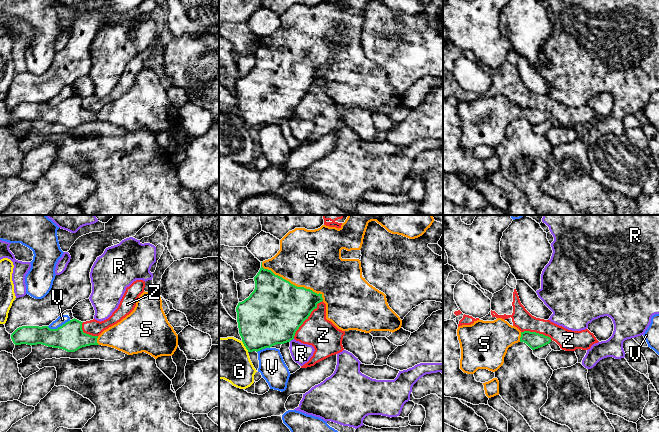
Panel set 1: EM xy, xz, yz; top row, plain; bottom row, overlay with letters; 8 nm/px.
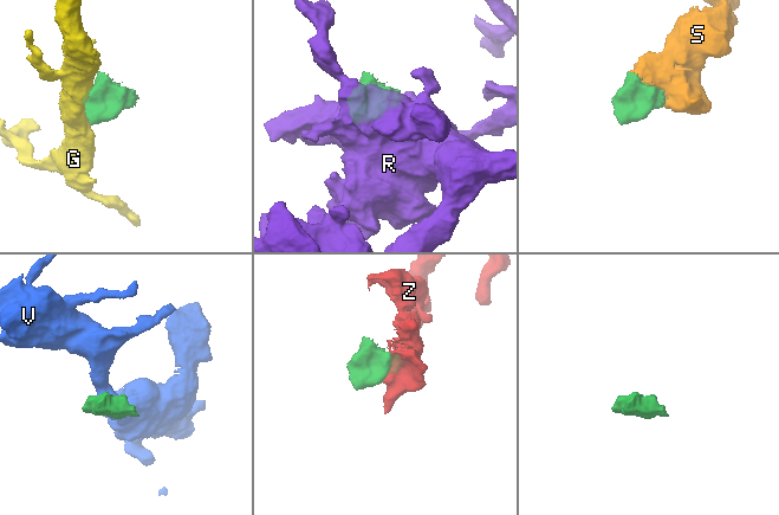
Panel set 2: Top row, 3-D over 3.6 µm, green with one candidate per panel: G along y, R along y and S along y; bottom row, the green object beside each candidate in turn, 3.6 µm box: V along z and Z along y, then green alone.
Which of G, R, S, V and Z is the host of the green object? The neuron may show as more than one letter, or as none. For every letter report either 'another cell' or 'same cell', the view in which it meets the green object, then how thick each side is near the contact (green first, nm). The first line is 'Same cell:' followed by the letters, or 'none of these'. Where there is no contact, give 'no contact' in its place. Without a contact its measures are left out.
Same cell: S
G: another cell; meets green in xz; 420 nm thick on the green side, 340 nm on the other
R: another cell; meets green in xz; 480 nm thick on the green side, 160 nm on the other
S: same cell; meets green in xz; 480 nm thick on the green side, 460 nm on the other
V: another cell; meets green in xy; 220 nm thick on the green side, 70 nm on the other
Z: another cell; meets green in xz; 460 nm thick on the green side, 240 nm on the other

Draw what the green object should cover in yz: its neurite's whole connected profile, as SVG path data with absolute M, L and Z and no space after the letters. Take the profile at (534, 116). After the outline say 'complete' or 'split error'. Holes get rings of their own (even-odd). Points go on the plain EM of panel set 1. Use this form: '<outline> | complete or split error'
M502 94L494 97L474 97L471 101L462 101L457 105L461 124L460 145L467 150L474 150L478 145L497 147L504 139L509 123L518 118L526 119L532 126L543 123L551 118L551 114L536 108L521 108Z | split error

